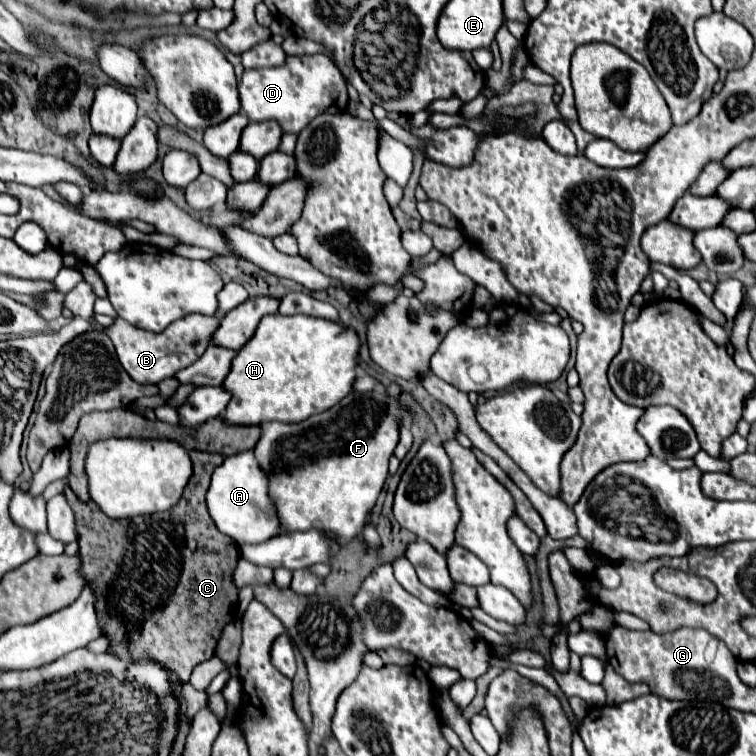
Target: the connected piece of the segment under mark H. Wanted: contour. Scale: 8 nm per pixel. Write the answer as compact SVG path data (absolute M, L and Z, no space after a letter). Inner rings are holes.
M265 315L255 331L255 335L237 351L231 371L225 377L223 385L231 395L229 407L225 409L225 419L229 423L265 423L265 421L281 421L281 423L297 423L305 421L315 413L321 413L333 405L337 405L349 391L355 381L355 365L359 353L359 337L353 329L347 329L339 323L307 317L307 315Z

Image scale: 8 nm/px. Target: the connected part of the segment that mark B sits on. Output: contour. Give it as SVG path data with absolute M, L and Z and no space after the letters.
M185 315L183 319L177 319L171 323L163 333L149 333L143 329L137 329L123 319L117 319L111 327L107 327L107 335L115 343L117 357L123 365L123 369L129 373L129 377L137 383L161 383L163 379L173 377L177 371L189 367L195 363L207 349L211 333L217 329L219 319L207 317L207 315Z

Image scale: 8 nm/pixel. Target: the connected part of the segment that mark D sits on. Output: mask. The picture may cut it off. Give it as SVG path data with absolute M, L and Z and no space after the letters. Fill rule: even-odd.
M327 55L287 57L285 65L271 69L251 69L243 73L239 83L241 111L249 121L277 121L283 133L303 131L317 115L325 111L347 111L349 95L345 79Z

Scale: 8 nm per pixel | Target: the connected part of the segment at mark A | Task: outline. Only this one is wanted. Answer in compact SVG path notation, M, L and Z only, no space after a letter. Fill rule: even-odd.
M253 451L227 457L213 471L213 479L205 501L215 527L225 535L233 537L239 546L261 543L273 535L279 535L279 521L275 515L275 507L267 497L267 479L259 469Z

